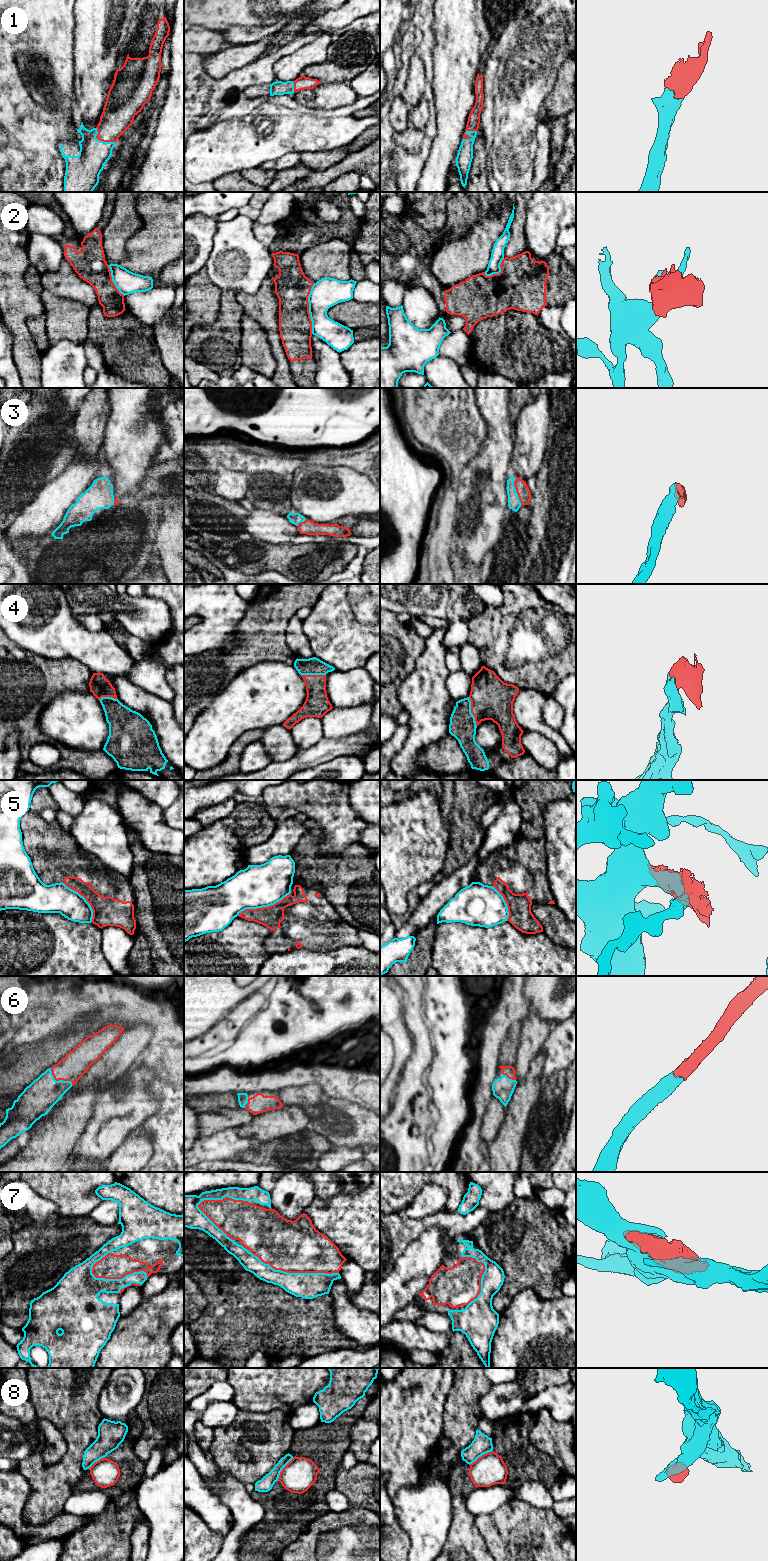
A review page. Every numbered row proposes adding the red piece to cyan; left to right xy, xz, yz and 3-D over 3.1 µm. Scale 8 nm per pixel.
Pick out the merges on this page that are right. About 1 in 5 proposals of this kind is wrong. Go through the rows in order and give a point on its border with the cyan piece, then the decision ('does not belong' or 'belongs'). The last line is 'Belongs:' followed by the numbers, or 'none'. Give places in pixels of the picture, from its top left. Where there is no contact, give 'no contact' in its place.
1: meets cyan in xy at (99, 140); belongs
2: meets cyan in xz at (309, 309); does not belong
3: meets cyan in yz at (515, 491); belongs
4: meets cyan in yz at (470, 712); belongs
5: meets cyan in xz at (263, 906); does not belong
6: meets cyan in xy at (59, 1080); belongs
7: meets cyan in xz at (212, 1222); belongs
8: meets cyan in xz at (282, 1468); does not belong
Belongs: 1, 3, 4, 6, 7

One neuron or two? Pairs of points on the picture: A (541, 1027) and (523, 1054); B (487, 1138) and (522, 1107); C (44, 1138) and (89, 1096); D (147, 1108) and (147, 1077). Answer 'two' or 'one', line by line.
A: one
B: two
C: one
D: one

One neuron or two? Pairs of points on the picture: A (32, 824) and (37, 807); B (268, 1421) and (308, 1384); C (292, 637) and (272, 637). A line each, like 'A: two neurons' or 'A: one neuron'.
A: two neurons
B: two neurons
C: two neurons

